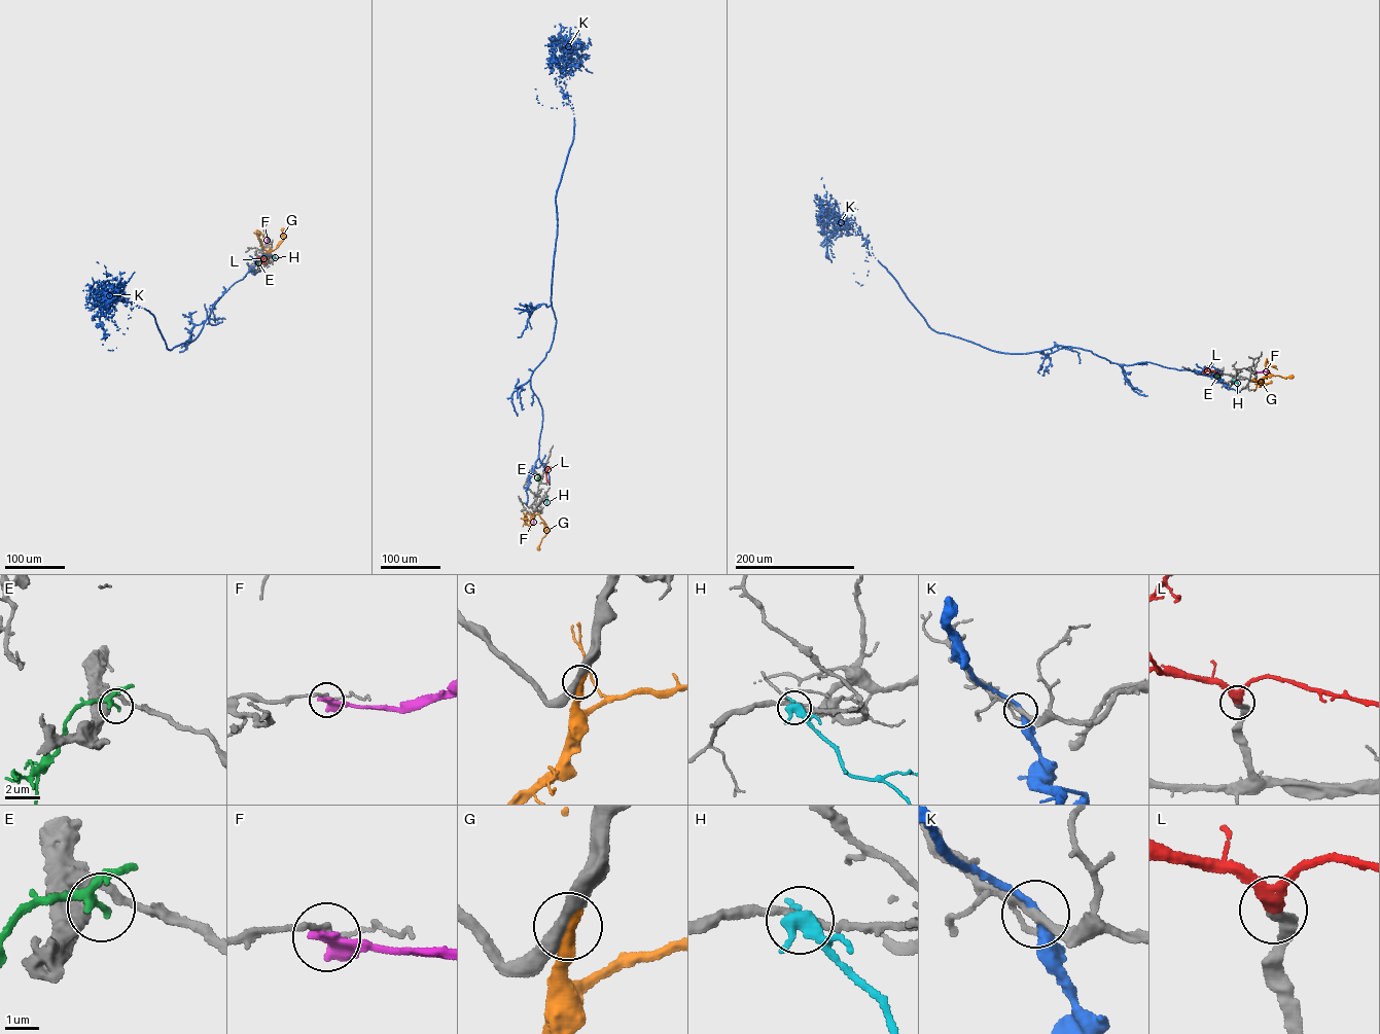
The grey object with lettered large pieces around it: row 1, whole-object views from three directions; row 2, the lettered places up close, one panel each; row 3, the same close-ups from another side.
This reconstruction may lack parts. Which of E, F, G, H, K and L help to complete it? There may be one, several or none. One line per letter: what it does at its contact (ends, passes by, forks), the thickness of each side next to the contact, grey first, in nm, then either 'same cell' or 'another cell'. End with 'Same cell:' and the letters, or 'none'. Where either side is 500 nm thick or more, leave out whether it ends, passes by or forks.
E: 500 nm thick on the grey side, 170 nm on the other; another cell
F: 140 nm thick on the grey side, 600 nm on the other; another cell
G: it ends there; 360 nm thick on the grey side, 460 nm on the other; same cell
H: it forks there; 220 nm thick on the grey side, 360 nm on the other; another cell
K: it passes by; 240 nm thick on the grey side, 280 nm on the other; another cell
L: it passes by; 280 nm thick on the grey side, 220 nm on the other; same cell
Same cell: G, L

